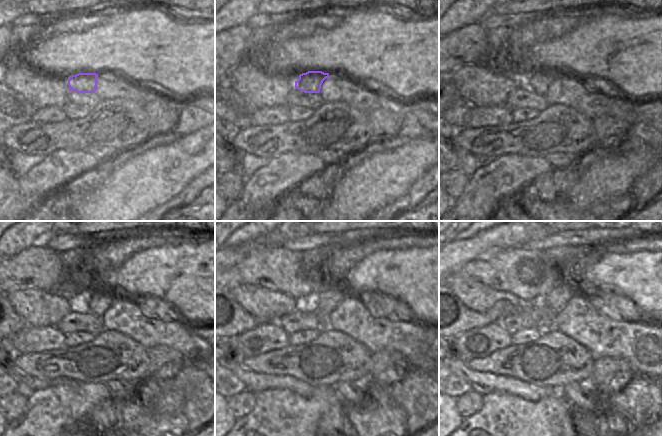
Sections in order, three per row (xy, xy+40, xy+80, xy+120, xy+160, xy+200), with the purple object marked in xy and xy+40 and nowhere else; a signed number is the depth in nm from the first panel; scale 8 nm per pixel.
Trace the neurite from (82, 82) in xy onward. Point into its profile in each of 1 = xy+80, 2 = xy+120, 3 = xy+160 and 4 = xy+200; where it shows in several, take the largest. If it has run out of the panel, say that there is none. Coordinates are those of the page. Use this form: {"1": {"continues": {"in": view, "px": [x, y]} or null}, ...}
{"1": {"continues": {"in": "xy+80", "px": [539, 82]}}, "2": {"continues": {"in": "xy+120", "px": [101, 300]}}, "3": {"continues": {"in": "xy+160", "px": [329, 299]}}, "4": {"continues": {"in": "xy+200", "px": [560, 295]}}}

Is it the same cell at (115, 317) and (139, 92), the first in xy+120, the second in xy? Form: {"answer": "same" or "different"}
{"answer": "same"}

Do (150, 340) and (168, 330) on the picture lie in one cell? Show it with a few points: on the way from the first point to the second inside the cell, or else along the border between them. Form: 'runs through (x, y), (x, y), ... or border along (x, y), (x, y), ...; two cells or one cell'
runs through (154, 336), (158, 332), (164, 332); one cell

